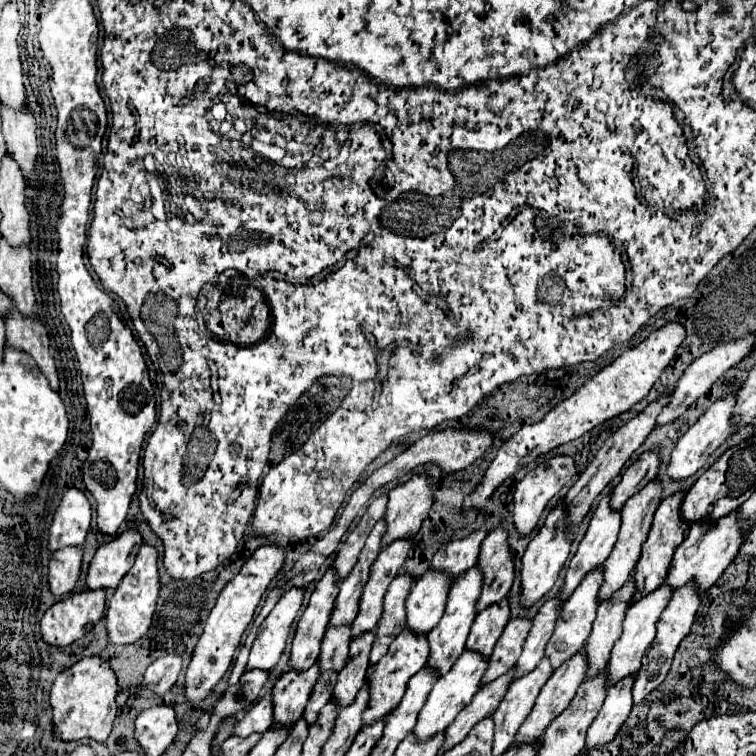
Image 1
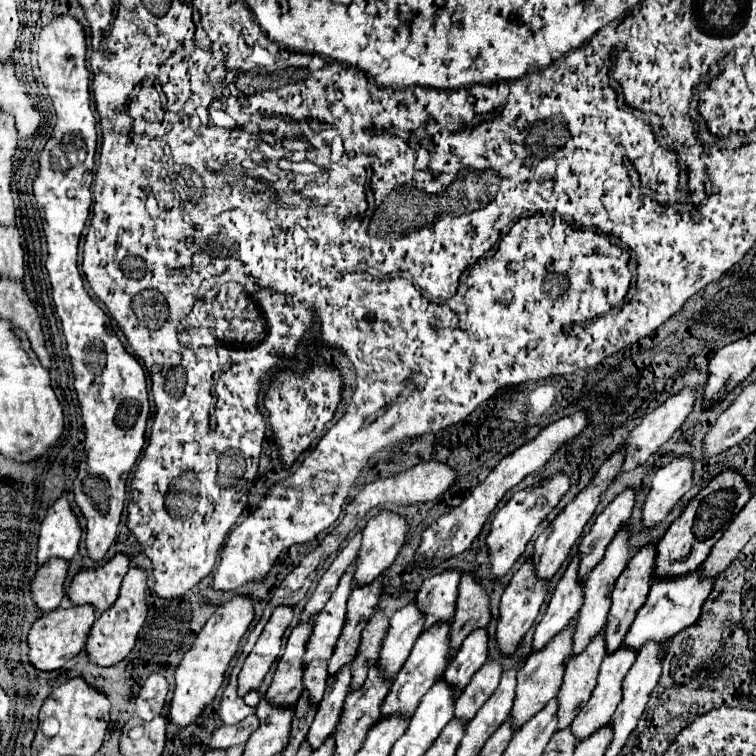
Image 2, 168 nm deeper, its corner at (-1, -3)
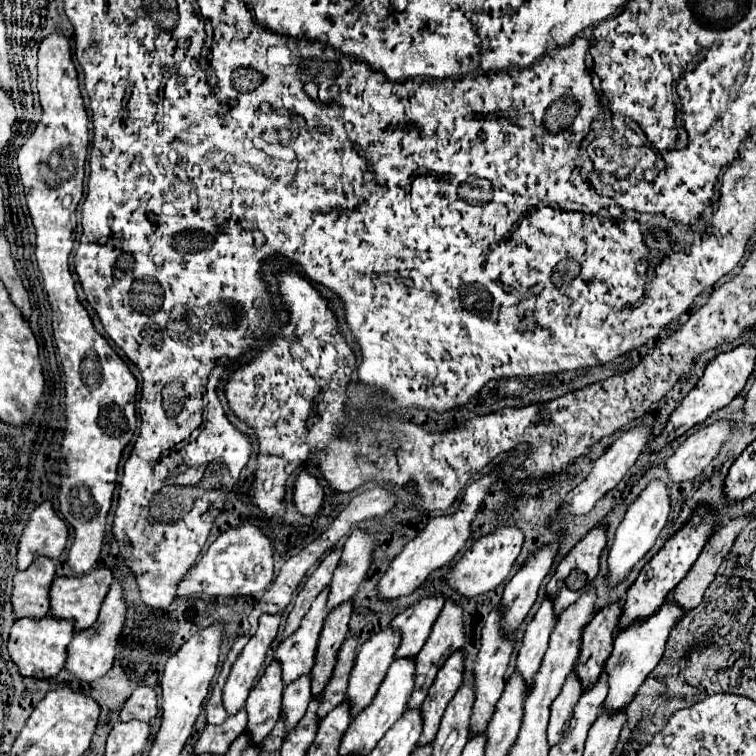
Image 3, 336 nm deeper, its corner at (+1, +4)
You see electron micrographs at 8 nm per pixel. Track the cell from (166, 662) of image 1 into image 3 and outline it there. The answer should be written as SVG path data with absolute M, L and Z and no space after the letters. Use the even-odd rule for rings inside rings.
M140 685L130 695L130 699L124 703L124 707L120 711L120 719L122 721L130 721L130 719L150 721L156 717L156 713L158 713L156 689L152 685Z

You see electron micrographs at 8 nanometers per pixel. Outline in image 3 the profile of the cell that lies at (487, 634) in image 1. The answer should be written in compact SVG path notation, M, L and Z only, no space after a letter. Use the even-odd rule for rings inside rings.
M458 649L448 657L444 667L438 671L436 681L432 683L428 697L422 703L422 715L426 717L426 725L422 731L422 745L436 737L440 719L448 703L452 701L456 689L462 685L462 681L464 681L464 649Z

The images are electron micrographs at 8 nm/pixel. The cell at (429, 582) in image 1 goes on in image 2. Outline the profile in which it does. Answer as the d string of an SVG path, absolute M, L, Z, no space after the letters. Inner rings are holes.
M410 602L390 618L390 628L376 660L376 666L380 668L384 678L394 678L402 668L406 658L410 656L412 644L422 634L422 626L424 614L418 610L416 602Z

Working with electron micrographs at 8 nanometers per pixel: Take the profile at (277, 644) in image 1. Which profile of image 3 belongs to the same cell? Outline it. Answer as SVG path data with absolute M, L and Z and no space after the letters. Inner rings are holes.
M264 613L260 617L260 627L254 633L254 637L246 643L244 651L238 655L238 659L232 665L232 673L228 677L228 683L224 685L224 705L228 715L234 715L240 707L244 707L246 697L250 689L254 687L256 675L266 659L266 651L270 649L278 627L280 627L282 615L270 615Z

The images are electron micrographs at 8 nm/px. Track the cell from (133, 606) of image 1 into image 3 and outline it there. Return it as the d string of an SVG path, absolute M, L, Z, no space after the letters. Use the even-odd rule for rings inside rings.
M114 579L110 585L110 591L106 595L106 601L102 603L100 609L100 617L98 621L84 631L78 631L74 635L74 639L68 645L68 659L66 659L66 669L82 683L92 683L96 679L100 679L114 663L114 653L116 653L116 645L120 641L120 633L126 621L126 599L124 599L124 587L122 587L122 579Z

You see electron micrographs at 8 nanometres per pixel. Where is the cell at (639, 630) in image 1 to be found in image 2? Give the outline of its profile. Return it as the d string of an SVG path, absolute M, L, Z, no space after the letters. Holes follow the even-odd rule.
M620 646L614 654L610 654L610 656L604 658L604 662L602 662L602 666L600 666L600 672L598 672L598 684L596 684L596 688L594 688L590 700L588 700L586 706L578 712L576 720L574 720L572 726L570 726L572 734L576 736L576 742L582 742L582 740L586 740L588 736L592 736L594 732L598 732L600 728L608 726L608 722L612 720L612 712L616 710L616 706L618 706L618 702L620 702L620 698L622 698L622 680L624 680L624 676L628 674L628 670L632 668L634 660L636 660L636 652L630 650L630 648L624 648L624 646Z

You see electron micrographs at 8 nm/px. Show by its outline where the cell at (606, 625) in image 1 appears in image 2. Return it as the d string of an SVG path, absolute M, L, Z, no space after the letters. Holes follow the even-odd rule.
M598 634L582 654L574 656L566 670L564 670L564 682L558 692L558 728L564 730L572 724L576 718L576 712L588 702L592 688L596 686L598 668L606 656L604 638Z

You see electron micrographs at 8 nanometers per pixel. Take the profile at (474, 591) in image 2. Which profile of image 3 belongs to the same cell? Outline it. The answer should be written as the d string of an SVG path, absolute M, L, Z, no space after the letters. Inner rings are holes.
M448 597L438 621L434 623L434 629L432 629L426 645L416 655L418 673L416 673L416 685L414 685L414 693L408 701L408 707L422 705L422 701L428 695L430 685L436 679L438 669L446 663L450 653L464 647L464 643L466 643L464 611L456 601L452 601Z

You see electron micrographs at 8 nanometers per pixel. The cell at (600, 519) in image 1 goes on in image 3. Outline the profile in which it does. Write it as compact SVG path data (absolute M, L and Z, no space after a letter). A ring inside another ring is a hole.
M546 597L534 615L534 619L528 623L522 647L518 651L518 663L516 671L522 673L524 681L530 685L534 681L534 675L540 669L542 657L548 649L548 639L554 631L554 625L558 623L558 615L554 613L554 599Z

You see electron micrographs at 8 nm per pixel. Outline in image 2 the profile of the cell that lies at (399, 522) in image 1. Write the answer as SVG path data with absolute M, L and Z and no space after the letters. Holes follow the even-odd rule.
M386 510L368 520L362 530L362 546L358 550L358 564L354 572L356 586L370 584L394 562L404 544L406 532L406 520Z

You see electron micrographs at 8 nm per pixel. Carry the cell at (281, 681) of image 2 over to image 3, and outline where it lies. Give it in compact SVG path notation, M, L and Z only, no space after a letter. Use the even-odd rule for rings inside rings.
M272 661L266 667L262 679L250 691L250 697L246 701L246 711L250 717L246 733L250 733L254 741L264 741L264 737L274 729L276 721L280 719L282 693L284 693L282 667L280 661Z

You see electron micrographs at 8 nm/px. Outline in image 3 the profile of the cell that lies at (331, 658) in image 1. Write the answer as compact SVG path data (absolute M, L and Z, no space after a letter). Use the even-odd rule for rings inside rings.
M310 673L300 675L296 681L286 685L282 713L286 715L286 727L294 729L294 725L304 717L310 703Z

